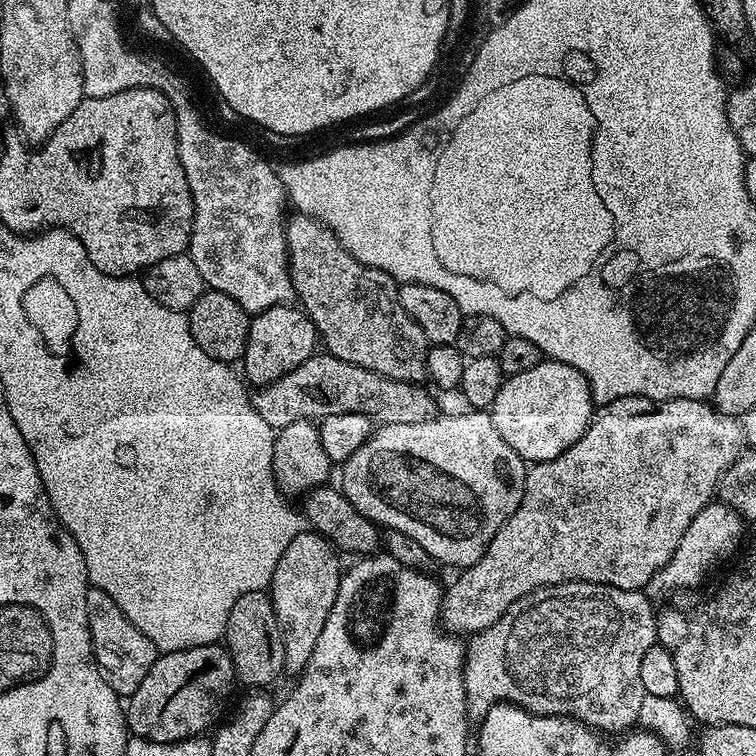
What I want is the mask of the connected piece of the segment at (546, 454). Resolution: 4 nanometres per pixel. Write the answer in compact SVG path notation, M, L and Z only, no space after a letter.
M541 359L538 366L507 377L494 398L492 421L502 438L525 462L558 458L588 428L593 419L594 401L586 378L574 366Z

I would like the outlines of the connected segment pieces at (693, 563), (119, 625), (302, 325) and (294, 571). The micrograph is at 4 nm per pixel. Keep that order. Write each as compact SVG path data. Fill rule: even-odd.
M709 502L705 508L694 514L694 522L690 522L686 534L682 534L682 542L678 542L678 550L654 574L654 578L647 584L646 592L649 597L657 598L663 592L676 592L679 588L692 588L707 578L723 560L728 560L740 548L744 540L746 521L740 513L723 502Z
M89 587L86 594L86 614L90 626L90 638L92 639L92 653L96 656L96 665L100 667L100 673L110 682L110 686L117 696L127 698L142 686L142 678L150 674L150 666L154 666L158 655L154 642L118 610L118 602L110 598L102 590Z
M287 303L255 313L248 322L248 337L242 357L243 379L252 386L272 384L310 359L317 351L316 344L318 348L316 327L303 308Z
M315 530L300 532L286 546L282 558L272 575L270 595L274 614L284 634L284 670L285 673L299 674L310 662L314 646L322 635L322 626L334 610L334 598L338 598L338 586L342 575L341 557L326 537Z

